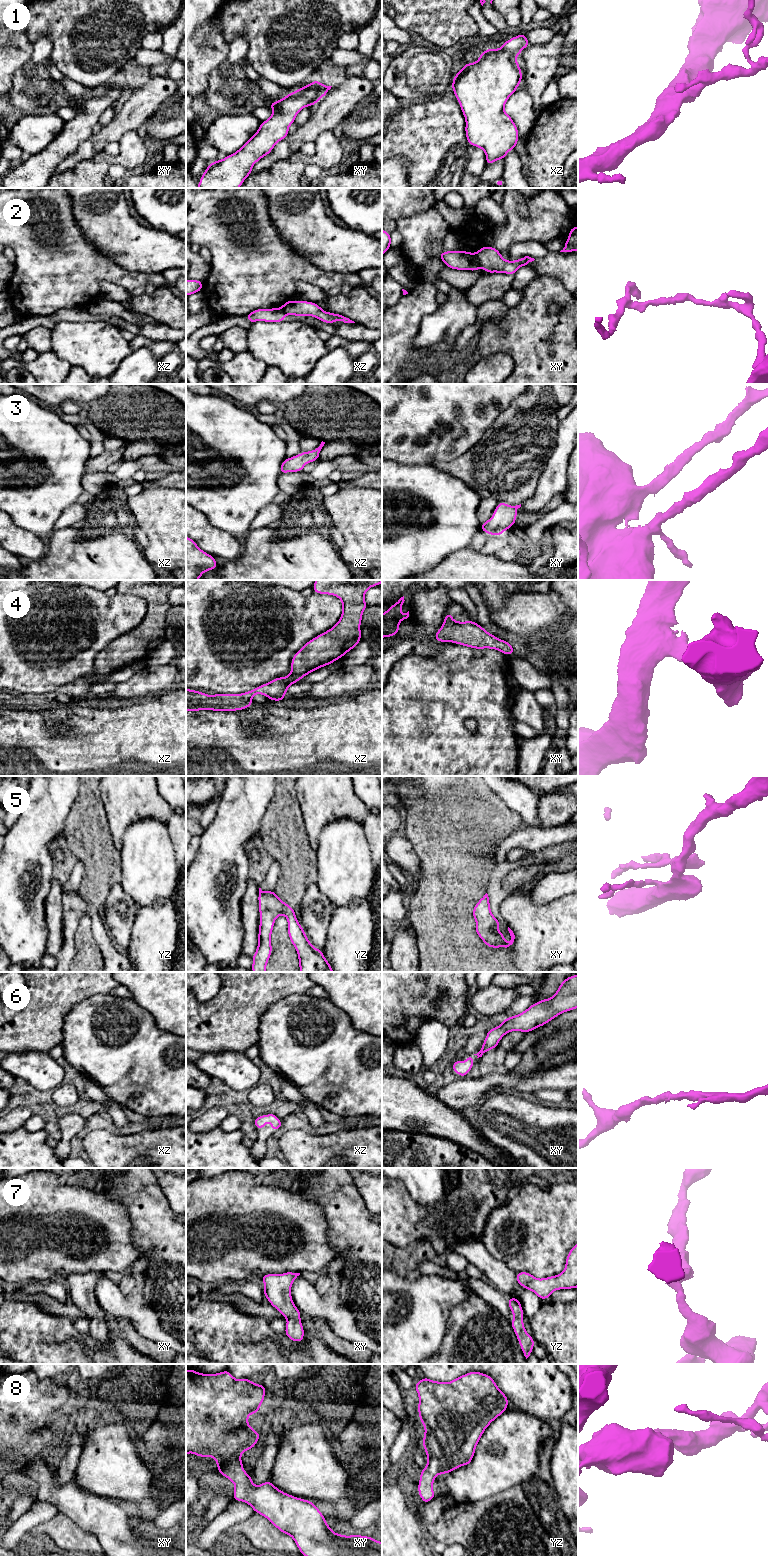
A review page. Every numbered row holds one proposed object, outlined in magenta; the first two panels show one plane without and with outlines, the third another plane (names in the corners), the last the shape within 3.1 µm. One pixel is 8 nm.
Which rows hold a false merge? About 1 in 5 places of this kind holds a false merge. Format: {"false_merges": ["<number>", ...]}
{"false_merges": ["2"]}

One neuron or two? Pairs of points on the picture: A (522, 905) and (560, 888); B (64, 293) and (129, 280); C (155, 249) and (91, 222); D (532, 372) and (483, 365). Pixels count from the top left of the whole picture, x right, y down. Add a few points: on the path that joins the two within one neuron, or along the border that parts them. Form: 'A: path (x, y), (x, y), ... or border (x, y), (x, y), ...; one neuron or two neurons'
A: border (531, 891), (531, 900), (536, 904), (555, 898); two neurons
B: path (80, 277), (83, 274), (113, 274); one neuron
C: path (139, 249), (130, 245), (107, 225); one neuron
D: border (496, 353), (511, 357), (511, 373); two neurons

